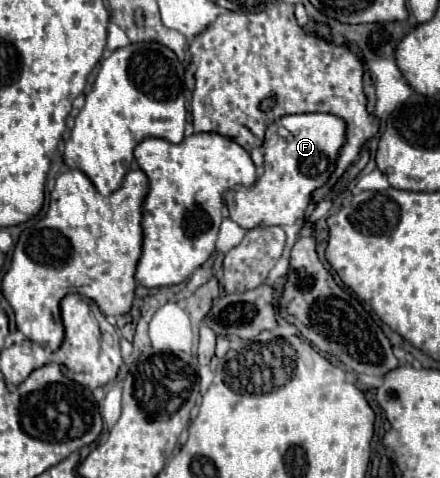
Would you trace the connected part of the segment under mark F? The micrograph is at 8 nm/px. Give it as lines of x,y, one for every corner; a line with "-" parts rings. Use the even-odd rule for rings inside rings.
293,114
275,120
265,130
263,176
245,190
229,190
225,205
229,218
241,228
285,226
305,218
313,190
321,188
335,170
337,154
345,142
345,122
333,114

